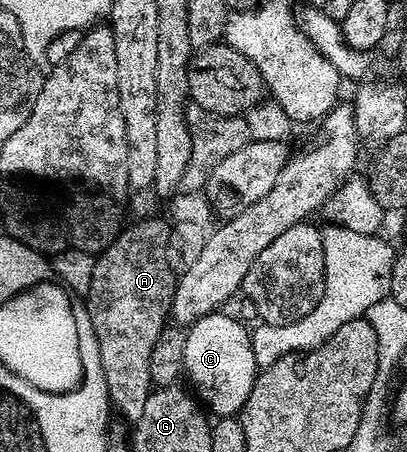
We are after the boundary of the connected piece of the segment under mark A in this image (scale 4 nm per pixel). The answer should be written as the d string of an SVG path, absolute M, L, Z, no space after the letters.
M156 217L136 221L129 229L128 226L121 228L116 238L96 257L94 279L90 279L90 291L86 295L90 323L94 323L94 335L98 335L98 355L102 355L102 375L106 375L108 399L115 412L117 409L128 423L139 419L148 394L154 389L150 379L150 351L154 351L154 343L158 343L158 335L166 328L172 312L172 296L178 277L170 263L166 263L166 239L170 239L169 222Z

